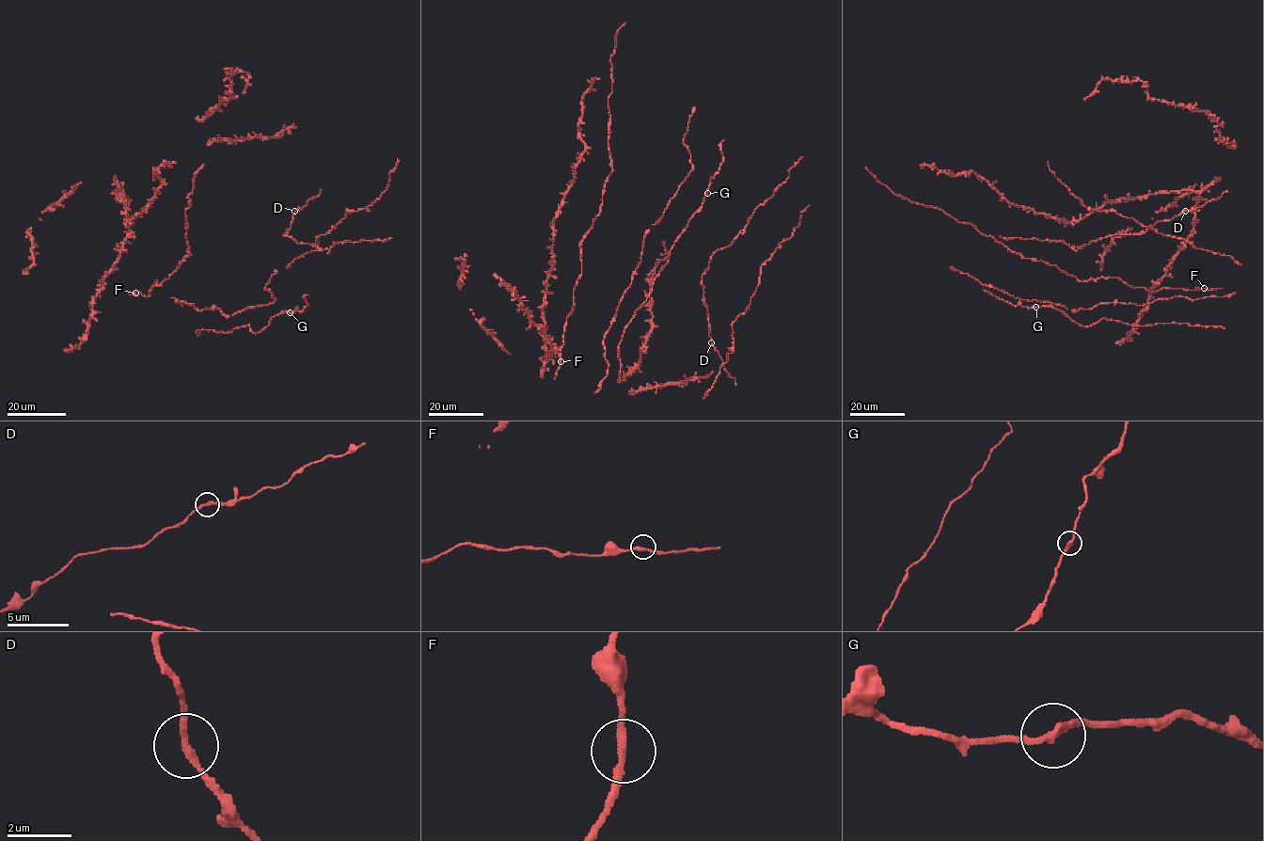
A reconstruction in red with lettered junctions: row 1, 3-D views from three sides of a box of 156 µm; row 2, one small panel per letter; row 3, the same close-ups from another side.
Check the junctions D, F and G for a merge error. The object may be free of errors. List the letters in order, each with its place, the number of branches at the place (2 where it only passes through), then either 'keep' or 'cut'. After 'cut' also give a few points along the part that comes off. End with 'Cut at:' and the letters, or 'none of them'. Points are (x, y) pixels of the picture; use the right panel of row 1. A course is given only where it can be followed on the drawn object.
D: place (1185, 211); branches 2; keep
F: place (1204, 288); branches 2; keep
G: place (1035, 307); branches 2; keep
Cut at: none of them

